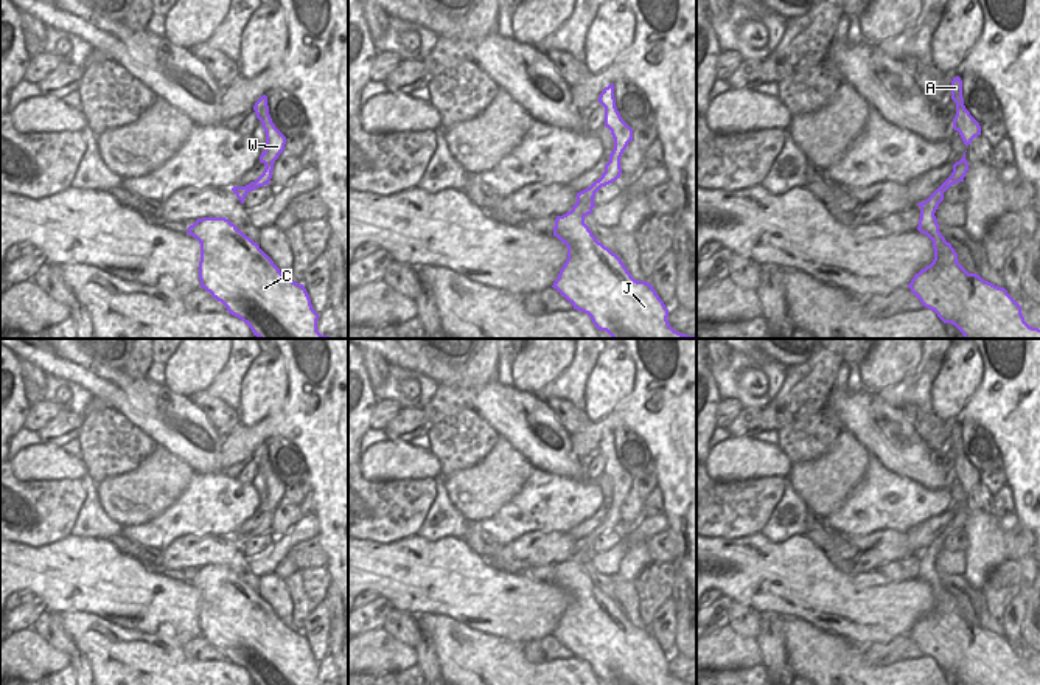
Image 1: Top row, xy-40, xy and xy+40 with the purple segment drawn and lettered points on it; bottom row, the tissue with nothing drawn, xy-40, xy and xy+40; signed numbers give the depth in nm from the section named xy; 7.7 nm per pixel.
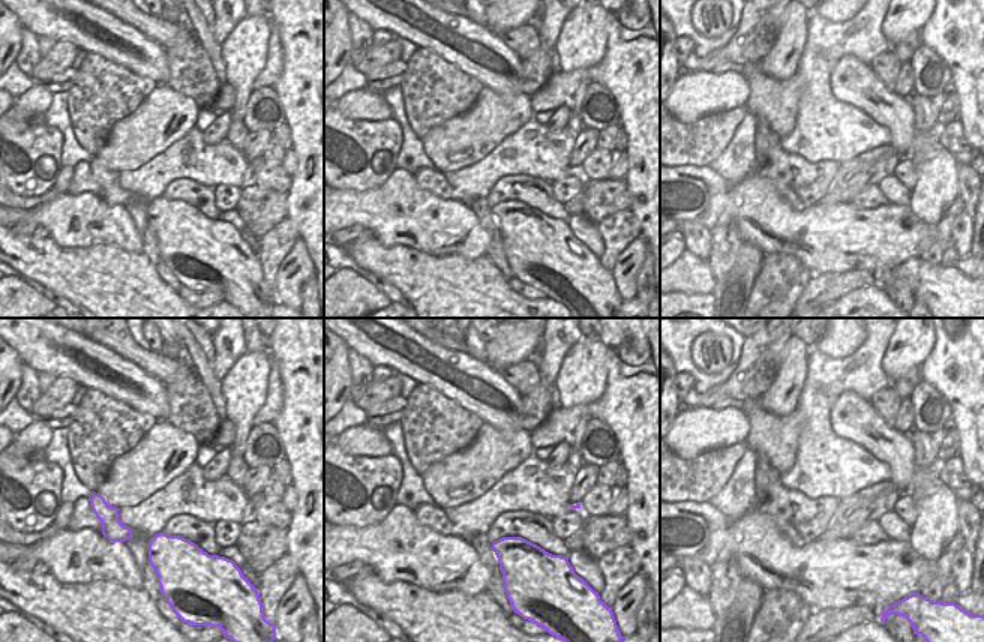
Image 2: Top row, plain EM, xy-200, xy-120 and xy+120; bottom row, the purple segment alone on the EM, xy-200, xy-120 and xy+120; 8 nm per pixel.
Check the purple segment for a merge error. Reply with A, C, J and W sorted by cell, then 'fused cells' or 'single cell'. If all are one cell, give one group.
A C J W | single cell

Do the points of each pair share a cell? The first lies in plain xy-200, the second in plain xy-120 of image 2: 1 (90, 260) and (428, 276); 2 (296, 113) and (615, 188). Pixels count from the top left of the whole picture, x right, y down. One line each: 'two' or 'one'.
1: one
2: two

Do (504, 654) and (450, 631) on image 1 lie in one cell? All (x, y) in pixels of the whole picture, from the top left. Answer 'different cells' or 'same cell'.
same cell

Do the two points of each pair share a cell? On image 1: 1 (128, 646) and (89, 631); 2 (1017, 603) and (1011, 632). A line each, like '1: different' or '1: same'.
1: same
2: same

